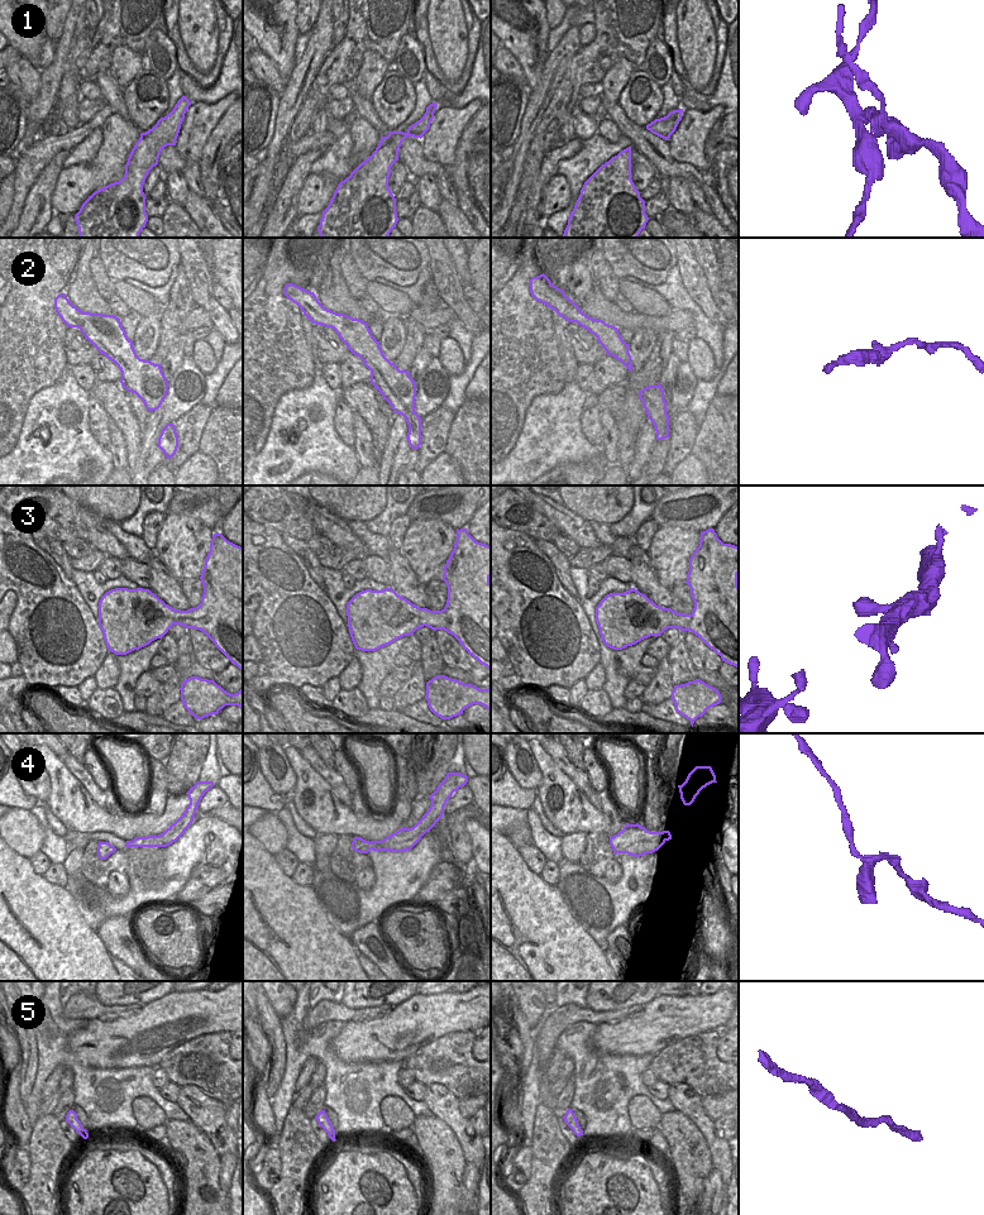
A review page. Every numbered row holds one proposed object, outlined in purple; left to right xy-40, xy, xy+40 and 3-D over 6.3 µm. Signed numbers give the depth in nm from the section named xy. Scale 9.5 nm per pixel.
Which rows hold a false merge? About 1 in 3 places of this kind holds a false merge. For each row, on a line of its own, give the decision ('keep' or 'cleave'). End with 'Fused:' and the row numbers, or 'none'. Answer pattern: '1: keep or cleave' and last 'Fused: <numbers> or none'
1: cleave
2: keep
3: keep
4: keep
5: keep
Fused: 1

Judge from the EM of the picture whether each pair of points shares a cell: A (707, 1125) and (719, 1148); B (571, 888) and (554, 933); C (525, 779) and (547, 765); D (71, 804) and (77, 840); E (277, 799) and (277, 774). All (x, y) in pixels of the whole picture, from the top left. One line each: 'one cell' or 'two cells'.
A: one cell
B: two cells
C: two cells
D: two cells
E: two cells

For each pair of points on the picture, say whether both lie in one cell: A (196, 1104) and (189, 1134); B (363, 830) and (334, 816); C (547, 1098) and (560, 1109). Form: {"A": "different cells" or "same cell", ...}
{"A": "different cells", "B": "same cell", "C": "different cells"}

